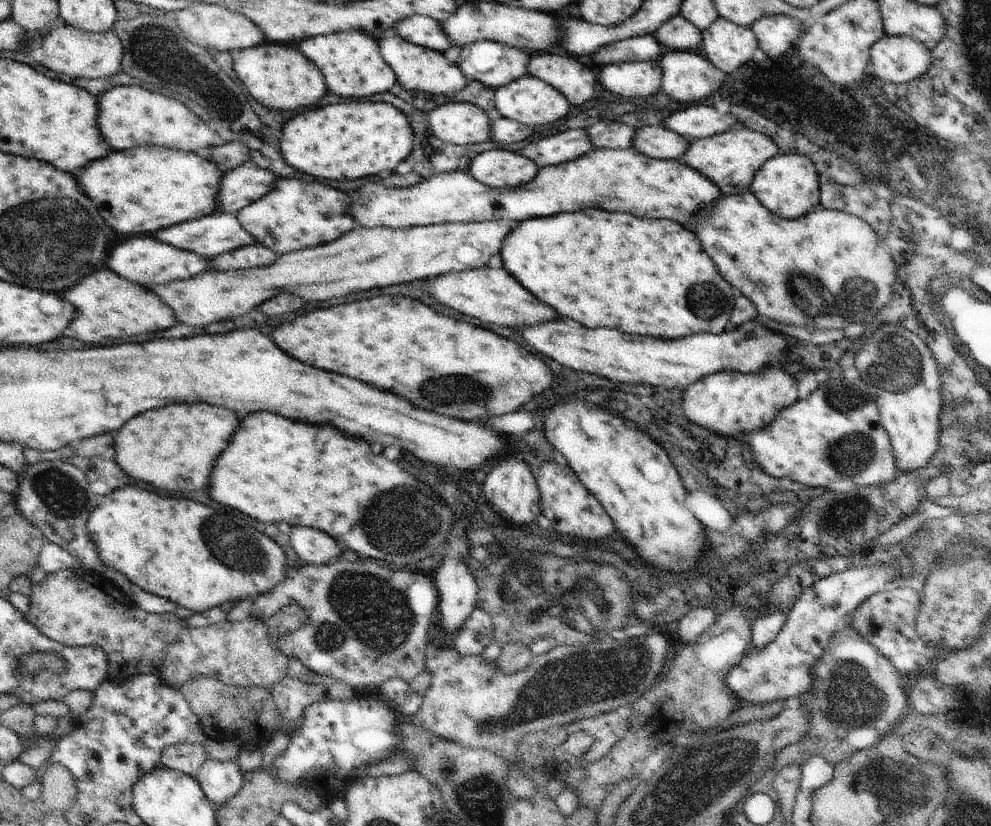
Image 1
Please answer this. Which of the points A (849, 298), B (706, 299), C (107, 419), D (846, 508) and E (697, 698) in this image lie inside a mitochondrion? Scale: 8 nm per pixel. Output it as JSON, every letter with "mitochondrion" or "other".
{"A":"mitochondrion","B":"mitochondrion","C":"other","D":"mitochondrion","E":"mitochondrion"}

